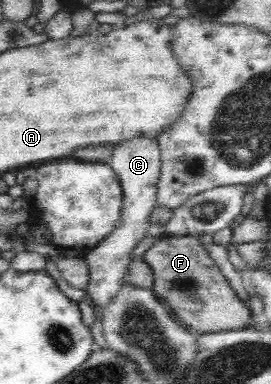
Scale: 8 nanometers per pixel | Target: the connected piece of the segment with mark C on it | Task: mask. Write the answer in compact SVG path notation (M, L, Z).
M150 135L150 137L134 137L134 139L128 139L128 141L122 139L122 141L118 141L120 145L114 145L112 157L108 162L119 177L123 191L123 206L121 222L118 224L118 227L95 248L85 251L85 263L87 263L90 275L90 282L88 289L85 290L85 297L92 301L91 304L97 308L98 312L104 309L109 301L112 300L112 297L115 297L115 294L123 287L125 282L124 271L126 271L128 263L131 261L130 249L134 249L138 241L145 237L148 215L150 215L152 207L157 204L157 185L161 174L161 153L157 139L158 137L153 135Z

